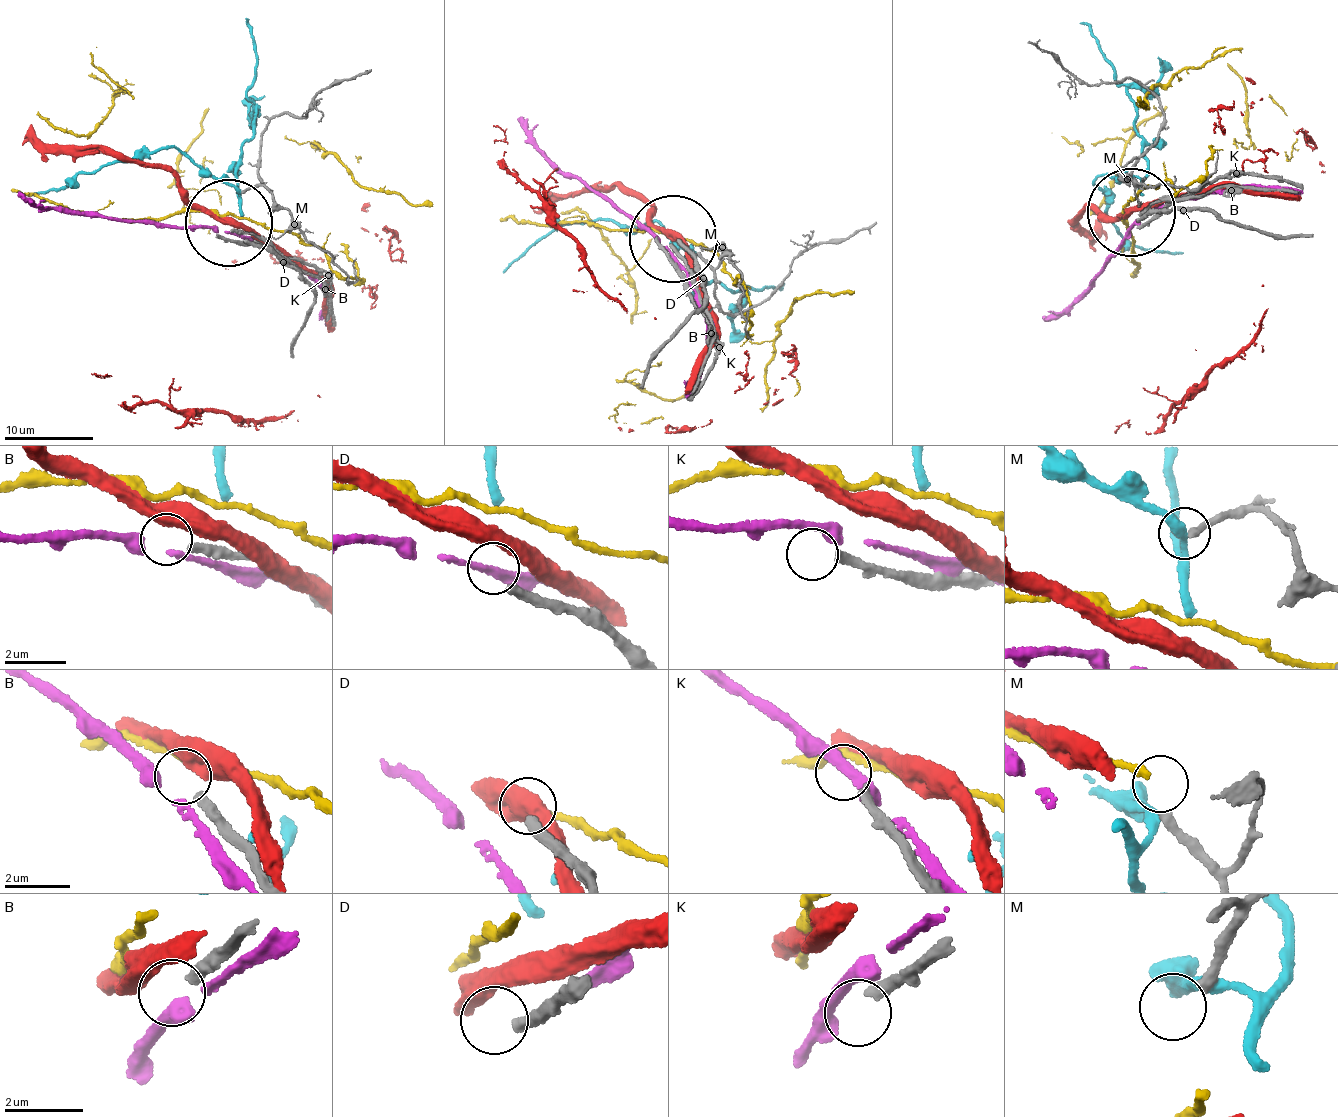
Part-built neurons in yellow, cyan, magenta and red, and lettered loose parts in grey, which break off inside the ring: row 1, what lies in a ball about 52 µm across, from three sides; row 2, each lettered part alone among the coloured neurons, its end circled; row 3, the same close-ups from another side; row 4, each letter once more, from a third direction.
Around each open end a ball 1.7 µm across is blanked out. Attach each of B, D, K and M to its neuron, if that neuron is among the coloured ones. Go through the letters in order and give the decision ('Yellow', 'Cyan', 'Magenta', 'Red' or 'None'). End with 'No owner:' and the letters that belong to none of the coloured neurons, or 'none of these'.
B: None
D: None
K: None
M: None
No owner: B, D, K, M

